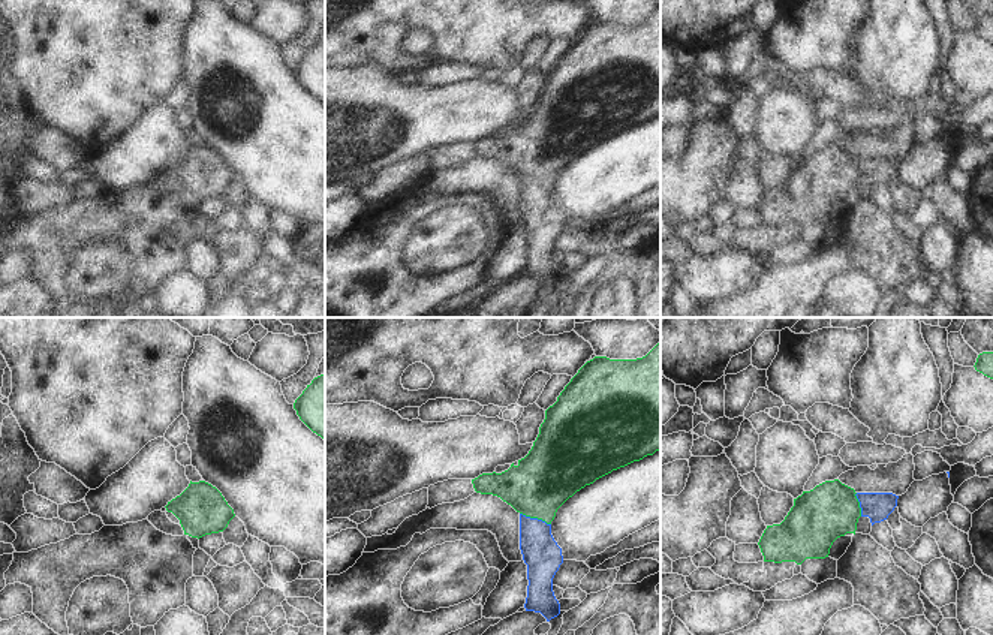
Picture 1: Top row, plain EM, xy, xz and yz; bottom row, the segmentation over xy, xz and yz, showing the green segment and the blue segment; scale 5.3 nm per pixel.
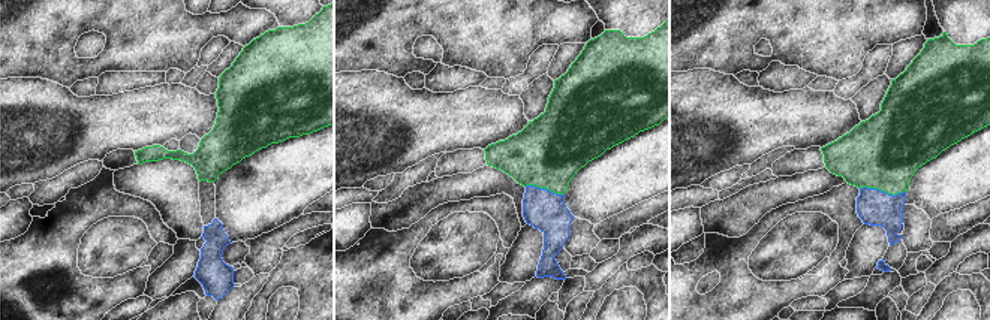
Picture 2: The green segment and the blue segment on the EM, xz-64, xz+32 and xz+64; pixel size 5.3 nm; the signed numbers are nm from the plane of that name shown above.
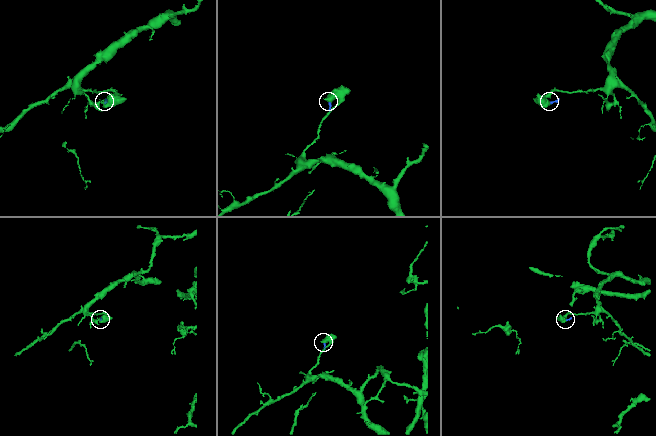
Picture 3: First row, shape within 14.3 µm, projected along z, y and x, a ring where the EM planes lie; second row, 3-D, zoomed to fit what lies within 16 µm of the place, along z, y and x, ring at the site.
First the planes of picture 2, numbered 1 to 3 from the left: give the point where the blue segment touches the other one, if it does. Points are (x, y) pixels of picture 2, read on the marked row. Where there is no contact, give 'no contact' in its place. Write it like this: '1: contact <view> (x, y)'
1: no contact
2: contact xz+32 (544, 187)
3: contact xz+64 (882, 190)

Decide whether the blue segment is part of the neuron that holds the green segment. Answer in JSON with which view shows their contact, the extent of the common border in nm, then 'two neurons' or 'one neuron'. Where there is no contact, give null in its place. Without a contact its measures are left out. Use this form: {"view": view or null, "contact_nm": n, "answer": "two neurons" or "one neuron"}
{"view": "xz", "contact_nm": 180, "answer": "one neuron"}

